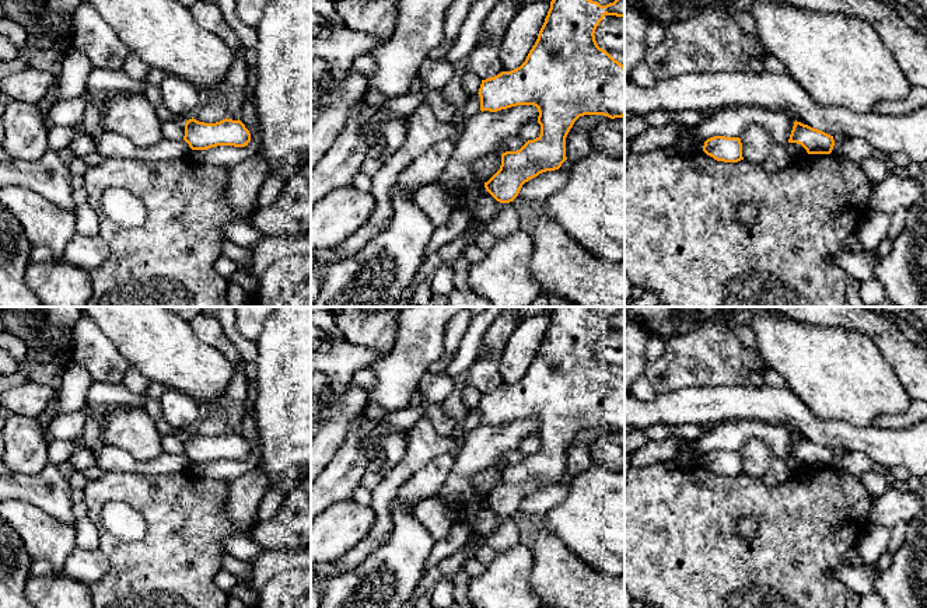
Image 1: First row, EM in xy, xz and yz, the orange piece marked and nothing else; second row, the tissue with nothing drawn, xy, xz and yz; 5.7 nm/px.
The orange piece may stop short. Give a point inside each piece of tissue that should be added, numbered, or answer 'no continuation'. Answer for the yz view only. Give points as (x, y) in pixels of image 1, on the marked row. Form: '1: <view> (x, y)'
no continuation

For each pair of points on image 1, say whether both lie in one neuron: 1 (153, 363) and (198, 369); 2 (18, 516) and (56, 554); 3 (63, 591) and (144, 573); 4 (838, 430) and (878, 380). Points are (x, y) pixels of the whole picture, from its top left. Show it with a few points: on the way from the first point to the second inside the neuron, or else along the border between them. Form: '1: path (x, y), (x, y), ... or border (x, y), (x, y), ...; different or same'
1: path (164, 363), (186, 364); same
2: path (28, 526), (46, 544); same
3: border (88, 587), (91, 593); different
4: border (814, 413), (826, 419), (871, 426); different

